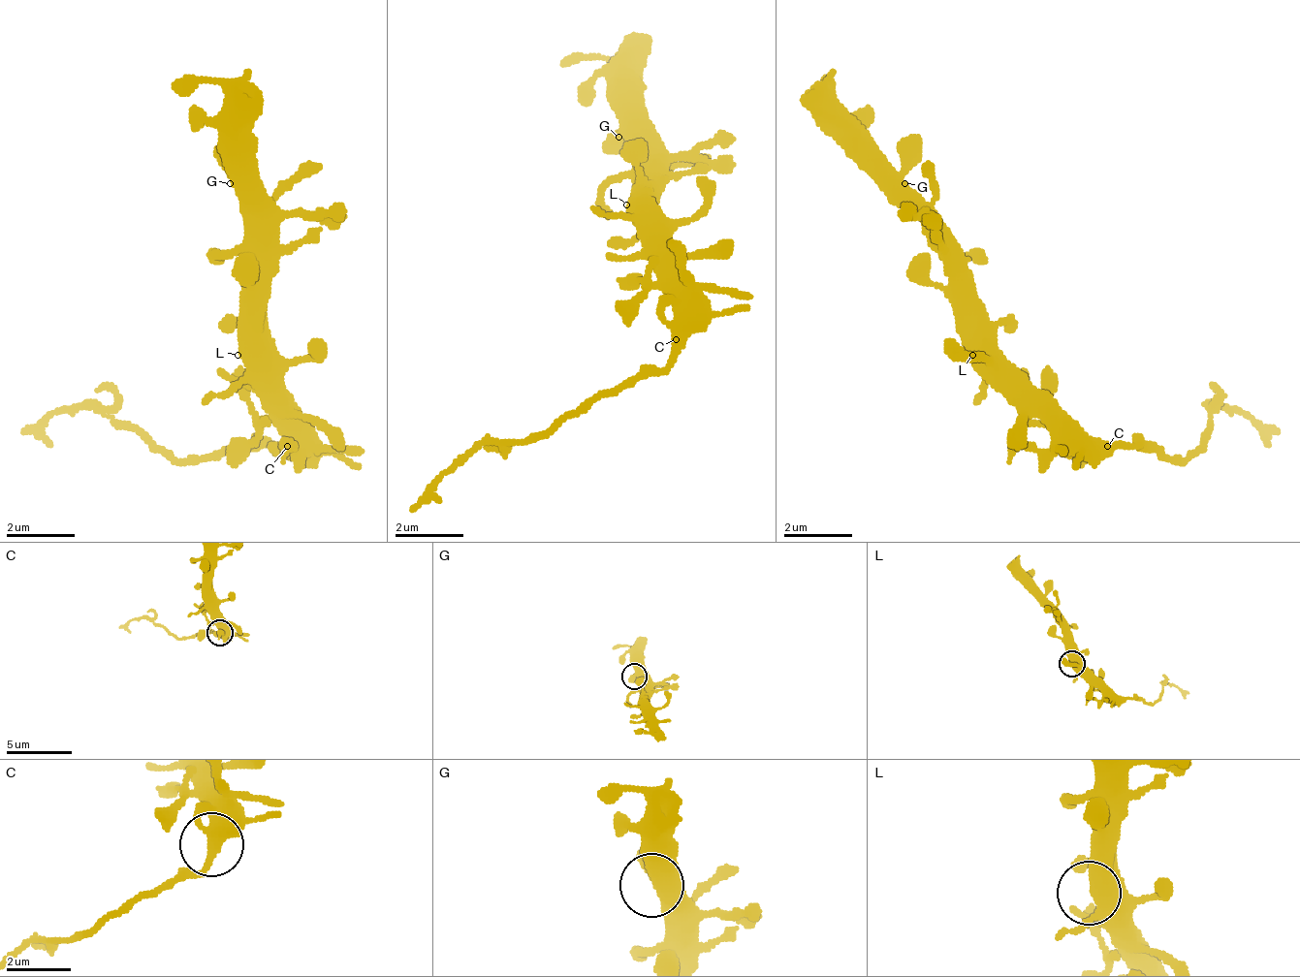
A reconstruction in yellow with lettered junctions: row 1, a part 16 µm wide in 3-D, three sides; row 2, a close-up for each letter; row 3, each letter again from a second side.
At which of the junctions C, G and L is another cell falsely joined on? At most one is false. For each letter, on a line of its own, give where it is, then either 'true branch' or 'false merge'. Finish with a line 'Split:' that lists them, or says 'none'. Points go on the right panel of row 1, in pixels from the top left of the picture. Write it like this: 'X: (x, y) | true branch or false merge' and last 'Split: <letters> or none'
C: (1107, 446) | false merge
G: (904, 183) | true branch
L: (972, 355) | true branch
Split: C

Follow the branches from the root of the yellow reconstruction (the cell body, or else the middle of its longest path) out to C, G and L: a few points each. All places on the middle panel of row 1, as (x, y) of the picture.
C: (661, 273), (661, 290), (678, 307), (678, 341)
G: (661, 273), (661, 238), (652, 231), (652, 171), (618, 137)
L: (661, 273), (661, 256), (644, 238), (644, 222), (626, 204)

